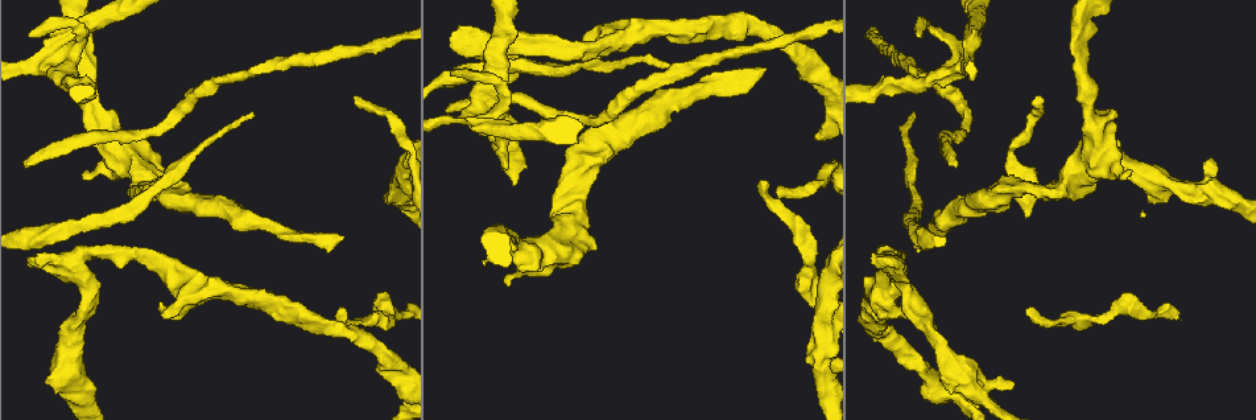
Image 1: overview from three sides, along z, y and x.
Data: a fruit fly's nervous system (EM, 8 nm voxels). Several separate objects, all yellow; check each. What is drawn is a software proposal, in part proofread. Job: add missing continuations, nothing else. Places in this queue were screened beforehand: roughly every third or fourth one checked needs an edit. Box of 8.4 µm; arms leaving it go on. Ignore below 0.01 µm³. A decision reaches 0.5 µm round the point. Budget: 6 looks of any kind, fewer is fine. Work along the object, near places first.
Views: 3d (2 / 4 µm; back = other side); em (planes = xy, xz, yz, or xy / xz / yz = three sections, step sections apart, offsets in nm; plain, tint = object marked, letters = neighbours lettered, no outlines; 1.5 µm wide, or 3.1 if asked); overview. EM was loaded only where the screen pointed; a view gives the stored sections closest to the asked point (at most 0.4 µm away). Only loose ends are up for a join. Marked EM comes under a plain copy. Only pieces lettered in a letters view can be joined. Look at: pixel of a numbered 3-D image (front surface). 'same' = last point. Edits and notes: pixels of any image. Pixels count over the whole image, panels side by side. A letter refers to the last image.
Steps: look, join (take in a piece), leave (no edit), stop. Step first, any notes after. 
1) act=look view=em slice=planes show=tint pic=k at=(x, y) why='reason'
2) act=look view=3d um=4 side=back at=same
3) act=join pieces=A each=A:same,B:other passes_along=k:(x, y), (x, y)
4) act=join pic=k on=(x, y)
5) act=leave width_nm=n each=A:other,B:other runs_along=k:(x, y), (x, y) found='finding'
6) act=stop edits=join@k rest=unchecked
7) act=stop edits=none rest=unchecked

act=look view=3d um=4 side=back pic=1 at=(762, 70) why='branch stops here'

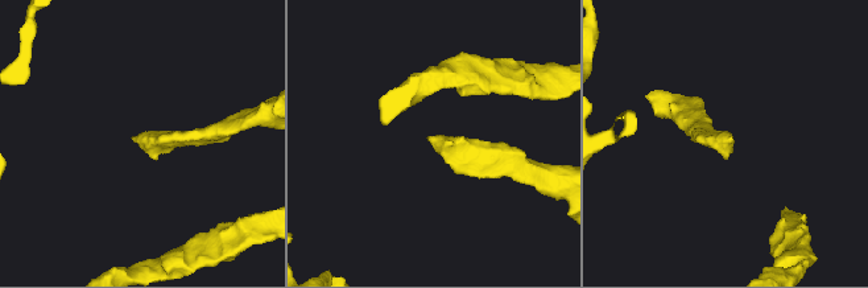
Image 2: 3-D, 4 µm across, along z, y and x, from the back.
act=look view=em slice=xy step=8 show=tint pic=2 at=(430, 137) why='need the tissue'

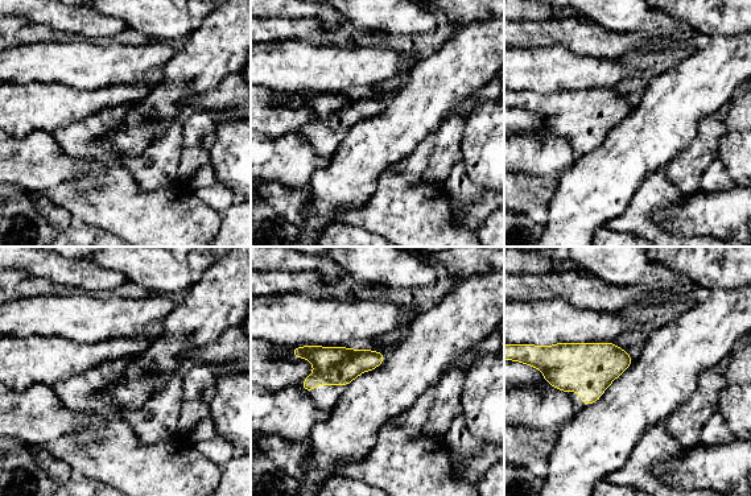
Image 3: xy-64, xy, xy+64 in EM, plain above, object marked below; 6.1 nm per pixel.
act=look view=em slice=xy step=8 show=letters at=same

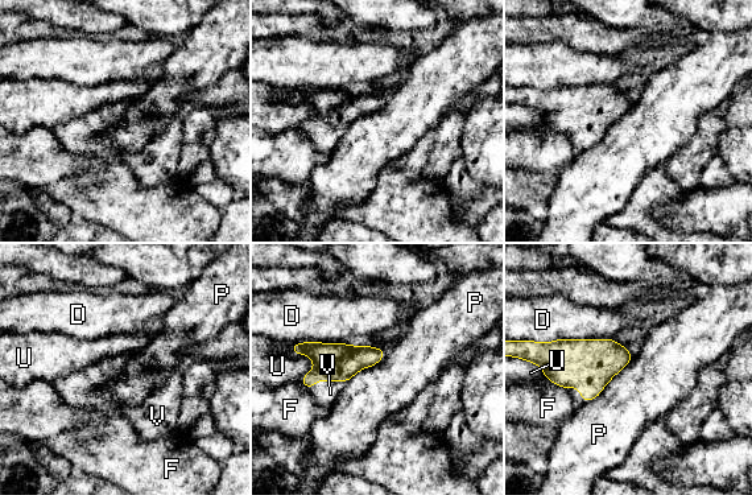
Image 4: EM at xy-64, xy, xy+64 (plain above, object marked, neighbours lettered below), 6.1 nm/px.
act=join pieces=V width_nm=160 each=D:other,F:other,P:other,U:other,V:same passes_along=4:(335, 362), (338, 380), (330, 394) found='the cell continues'

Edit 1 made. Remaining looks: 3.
act=look view=overview

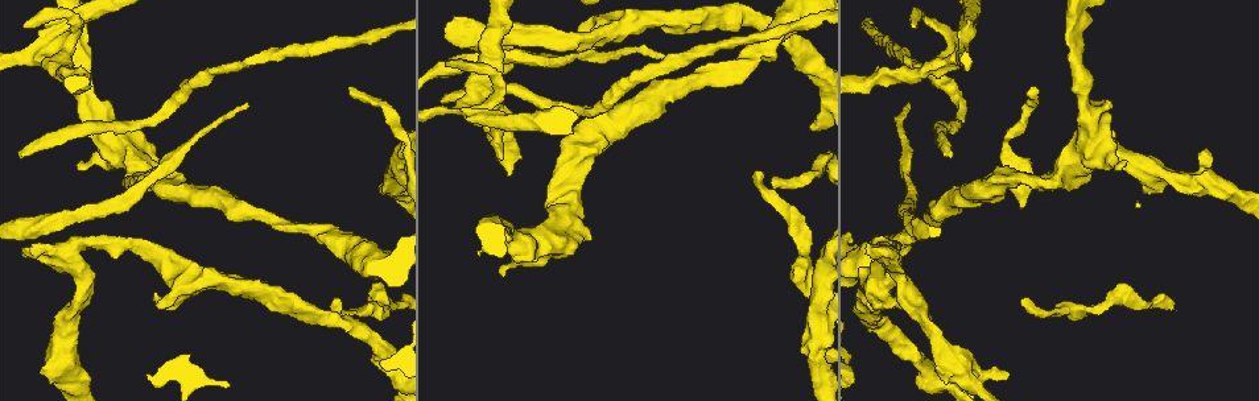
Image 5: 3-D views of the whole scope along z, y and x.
act=look view=em slice=planes show=letters pic=5 at=(1036, 88) why='an open end'

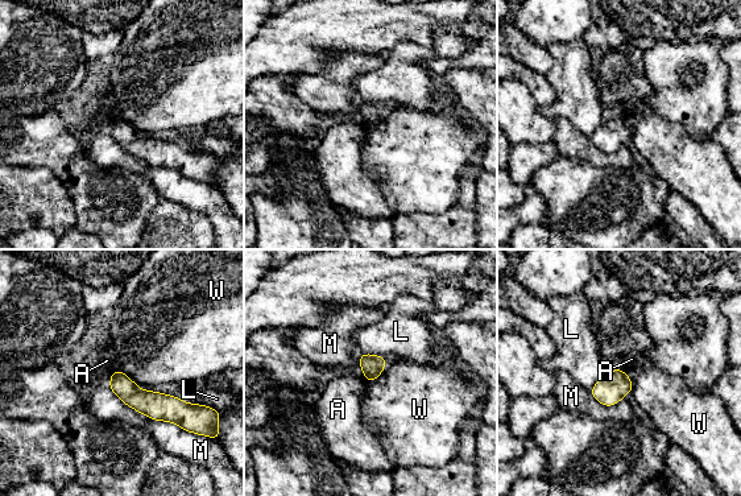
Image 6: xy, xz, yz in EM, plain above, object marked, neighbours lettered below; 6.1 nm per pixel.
act=leave each=A:other,L:other,M:other,W:other runs_along=6:(115, 375), (141, 401), (185, 417) found='no lettered piece goes on from it'

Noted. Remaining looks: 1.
act=look view=em slice=xy step=8 show=letters pic=5 at=(447, 64) why='an open end'

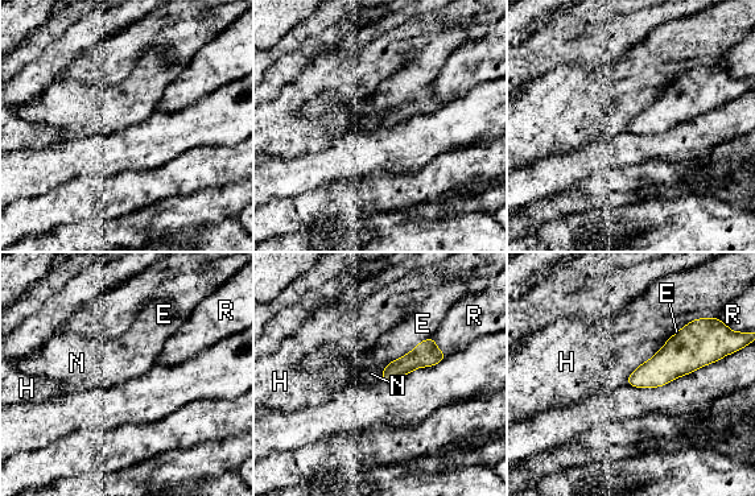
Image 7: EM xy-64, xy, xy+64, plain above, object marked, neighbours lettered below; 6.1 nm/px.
act=leave longest_contact=H:380nm each=E:other,H:other,N:other,R:other border=7:(667, 340), (628, 376), (626, 384) found='none of them fits'

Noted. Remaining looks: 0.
act=stop edits=join@4 rest=unchecked

